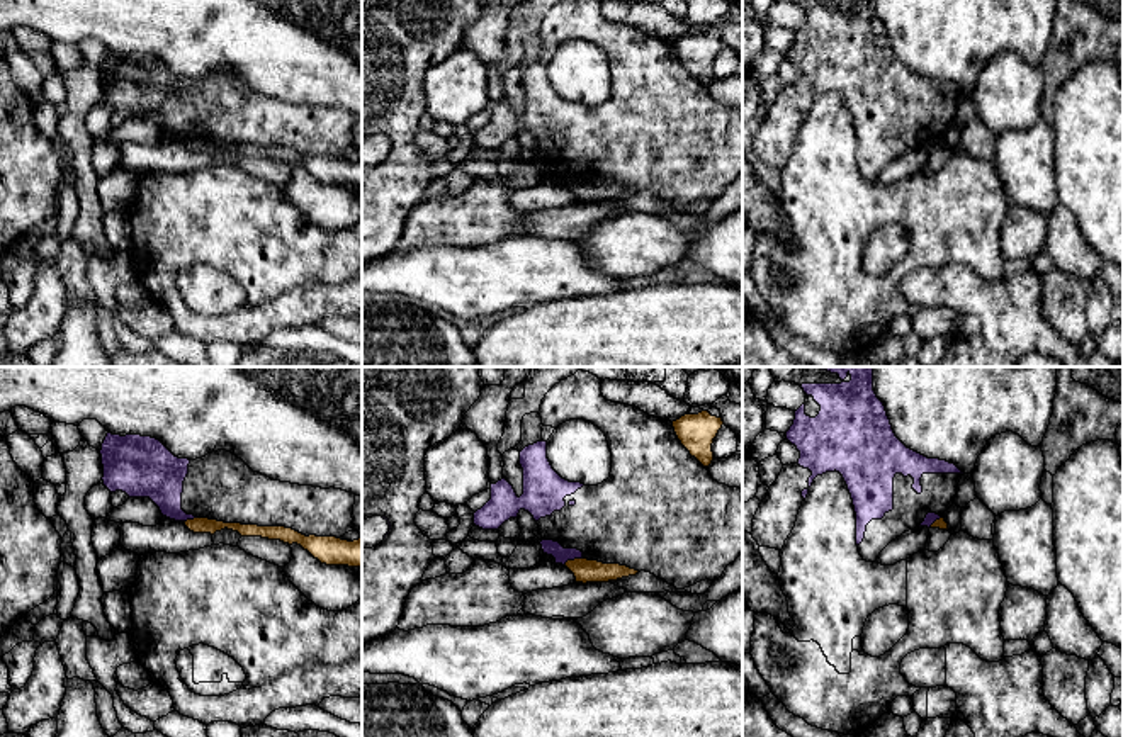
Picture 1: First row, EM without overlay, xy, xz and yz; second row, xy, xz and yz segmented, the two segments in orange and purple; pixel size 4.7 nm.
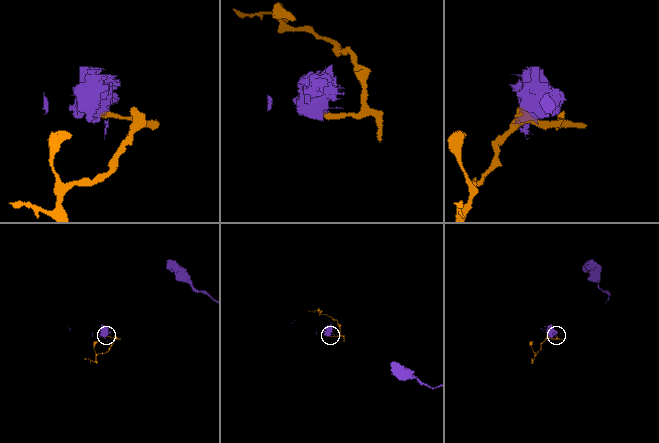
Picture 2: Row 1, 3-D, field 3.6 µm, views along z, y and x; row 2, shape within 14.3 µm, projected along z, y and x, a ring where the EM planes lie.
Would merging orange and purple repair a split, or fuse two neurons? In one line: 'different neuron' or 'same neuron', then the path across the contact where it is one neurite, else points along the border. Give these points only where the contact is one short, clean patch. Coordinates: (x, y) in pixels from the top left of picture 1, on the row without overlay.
different neuron; border along xz (581, 177), (563, 184)

